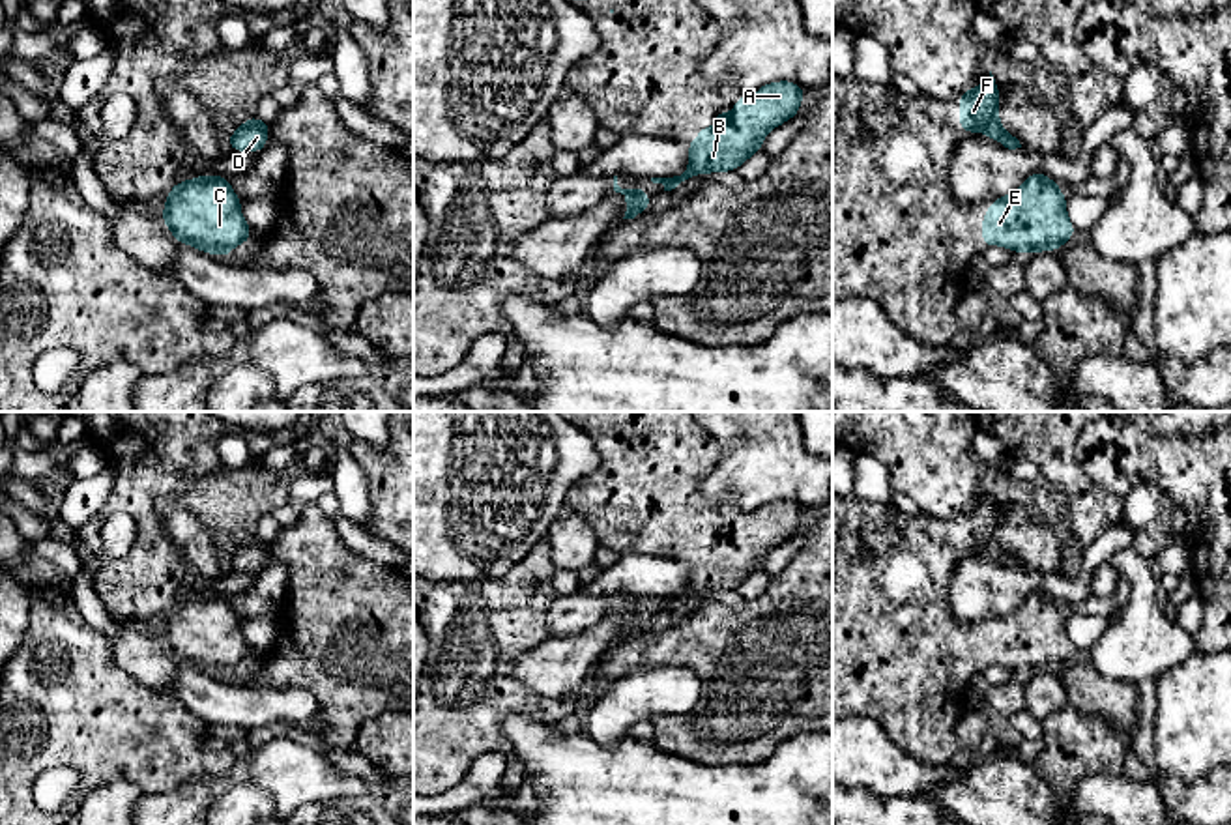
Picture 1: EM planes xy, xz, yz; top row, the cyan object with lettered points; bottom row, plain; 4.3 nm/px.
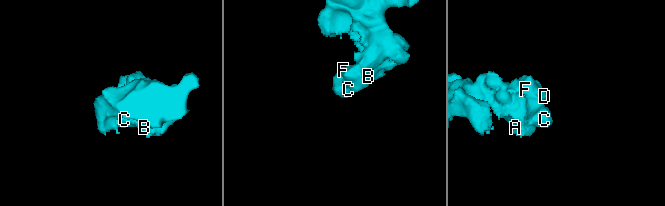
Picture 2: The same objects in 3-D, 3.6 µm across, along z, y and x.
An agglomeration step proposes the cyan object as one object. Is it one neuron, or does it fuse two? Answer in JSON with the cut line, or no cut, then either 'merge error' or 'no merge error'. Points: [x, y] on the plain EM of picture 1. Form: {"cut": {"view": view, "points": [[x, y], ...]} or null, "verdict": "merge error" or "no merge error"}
{"cut": null, "verdict": "no merge error"}

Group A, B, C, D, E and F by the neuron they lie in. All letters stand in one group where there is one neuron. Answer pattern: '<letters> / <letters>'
A B C D E F

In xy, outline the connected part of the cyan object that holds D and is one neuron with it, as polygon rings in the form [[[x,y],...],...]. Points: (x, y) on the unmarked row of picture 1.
[[[256,535],[245,539],[226,559],[234,571],[262,571],[268,563],[269,541]]]

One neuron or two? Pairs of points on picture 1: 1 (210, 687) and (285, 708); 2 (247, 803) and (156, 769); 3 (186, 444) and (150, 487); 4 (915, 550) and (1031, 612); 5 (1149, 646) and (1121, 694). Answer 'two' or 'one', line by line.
1: one
2: two
3: one
4: one
5: two

